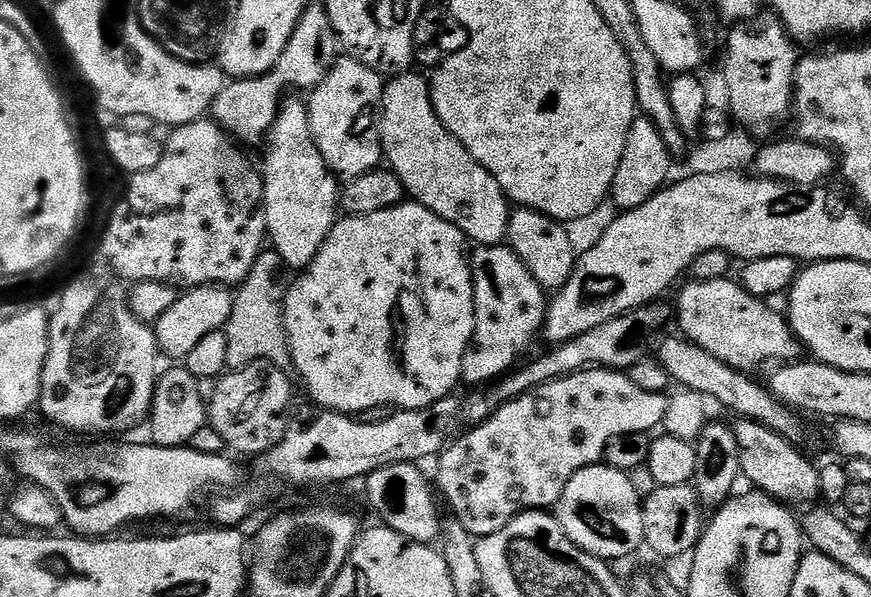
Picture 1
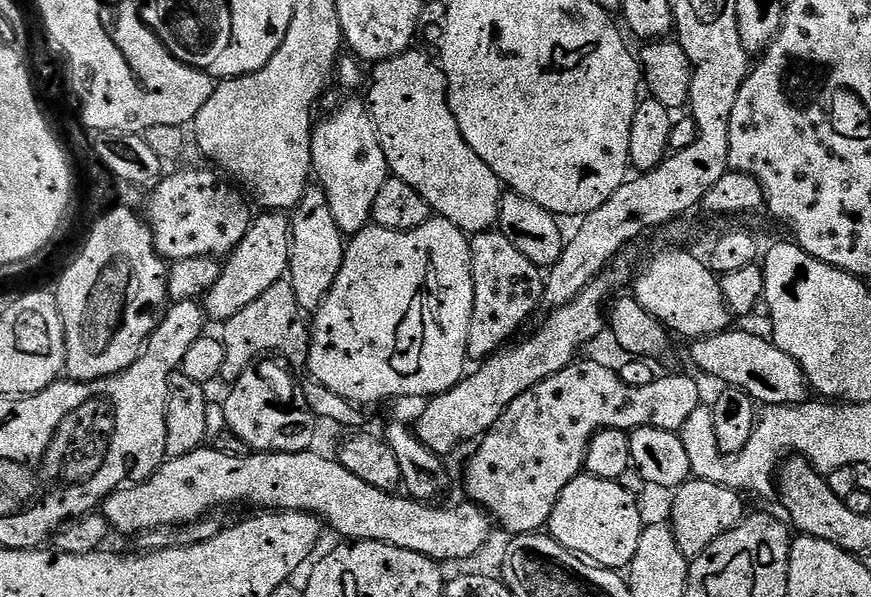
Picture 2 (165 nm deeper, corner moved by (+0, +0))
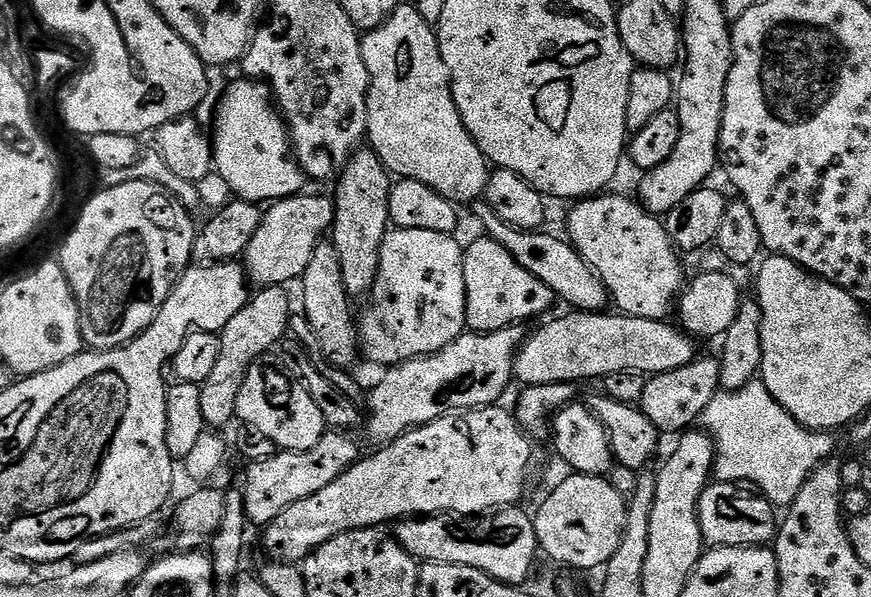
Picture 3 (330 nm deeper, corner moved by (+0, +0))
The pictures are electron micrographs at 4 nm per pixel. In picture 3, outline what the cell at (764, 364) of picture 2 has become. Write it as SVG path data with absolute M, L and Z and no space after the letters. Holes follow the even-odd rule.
M568 310L565 313L565 316L542 325L533 336L531 333L517 350L512 374L517 381L521 380L521 385L533 388L551 384L576 384L581 382L580 380L600 380L603 376L620 376L623 372L645 372L645 377L651 378L663 372L678 370L678 366L686 366L697 359L697 341L675 323L634 318L623 314L611 316L611 311L608 310L603 312Z

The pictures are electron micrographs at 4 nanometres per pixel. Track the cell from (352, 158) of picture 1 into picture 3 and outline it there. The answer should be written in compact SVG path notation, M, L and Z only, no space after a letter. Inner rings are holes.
M364 146L352 153L348 165L335 181L336 213L330 229L330 243L338 250L338 262L342 262L342 282L349 297L367 297L376 285L380 265L380 247L384 235L390 230L388 219L388 195L394 180L384 163L376 157L371 147Z

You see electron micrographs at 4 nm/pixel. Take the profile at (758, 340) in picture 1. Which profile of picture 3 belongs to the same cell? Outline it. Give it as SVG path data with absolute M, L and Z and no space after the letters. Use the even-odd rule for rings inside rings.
M597 194L585 198L575 205L576 208L568 216L567 239L571 241L588 267L596 273L596 277L606 286L611 303L617 304L619 311L625 316L646 318L647 320L667 321L673 315L678 304L678 297L685 287L686 275L680 265L681 253L673 244L665 221L645 210L635 199L627 200L624 196L608 196Z

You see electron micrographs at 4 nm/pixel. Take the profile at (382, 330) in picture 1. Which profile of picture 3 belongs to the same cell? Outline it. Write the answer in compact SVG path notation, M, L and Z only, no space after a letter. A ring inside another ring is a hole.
M392 228L384 235L380 247L380 265L376 285L372 287L372 305L358 320L358 344L376 364L395 366L420 356L433 356L466 331L466 282L464 281L464 248L455 235L434 230Z

